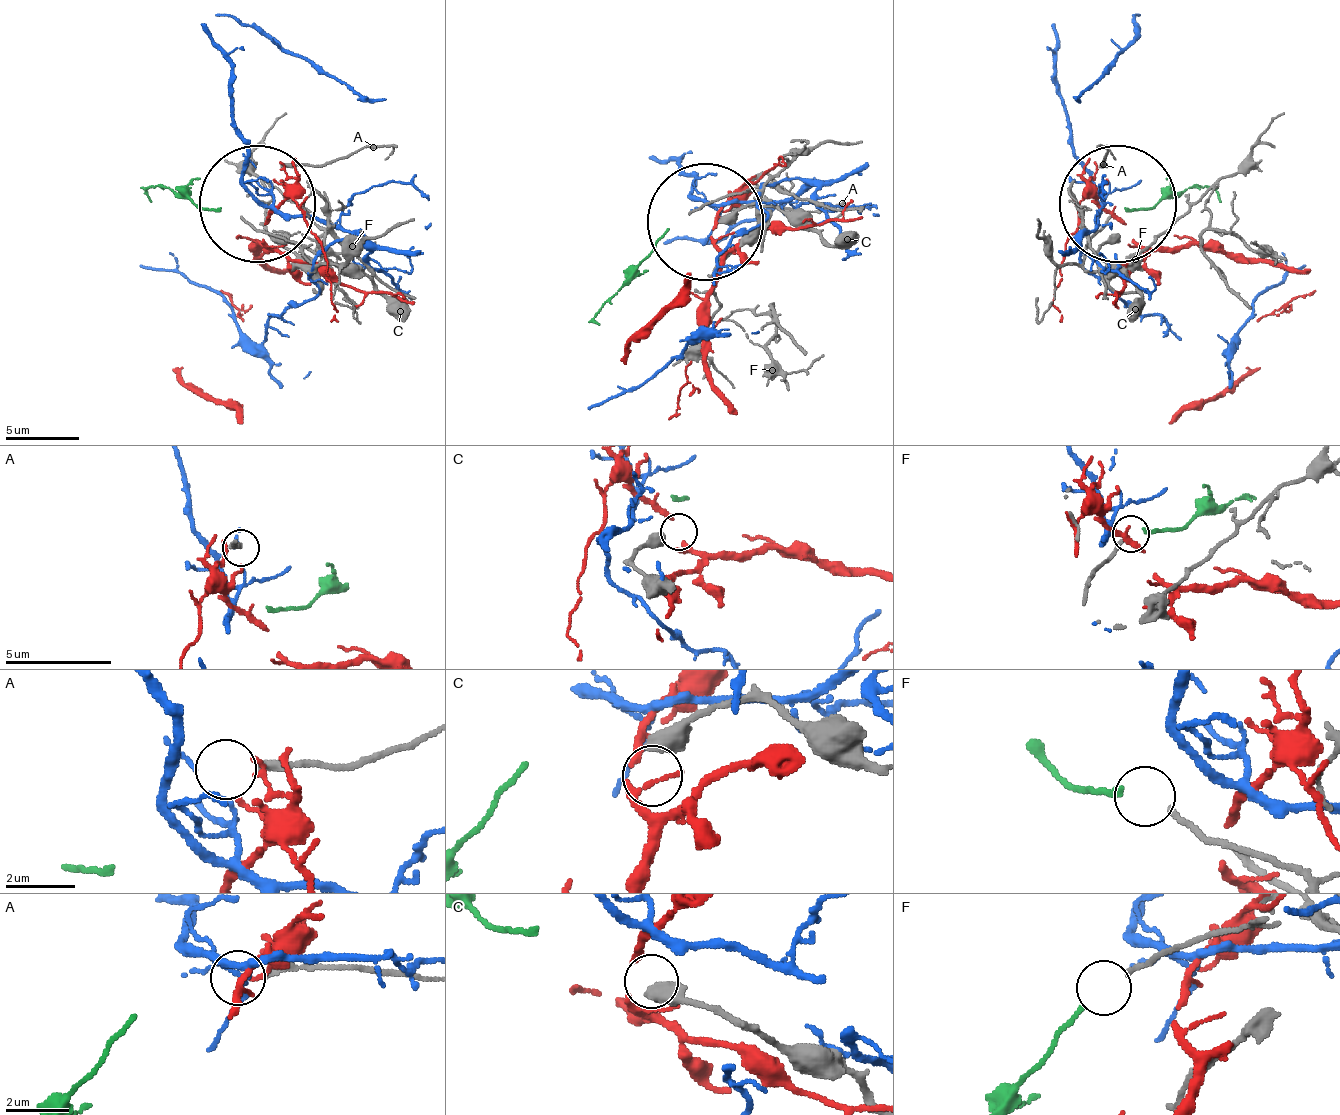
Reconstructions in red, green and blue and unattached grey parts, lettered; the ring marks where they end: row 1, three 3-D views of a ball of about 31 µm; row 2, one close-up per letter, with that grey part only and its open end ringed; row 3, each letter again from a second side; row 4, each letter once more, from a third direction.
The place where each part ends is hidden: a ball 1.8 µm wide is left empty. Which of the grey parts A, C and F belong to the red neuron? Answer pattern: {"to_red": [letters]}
{"to_red": []}

